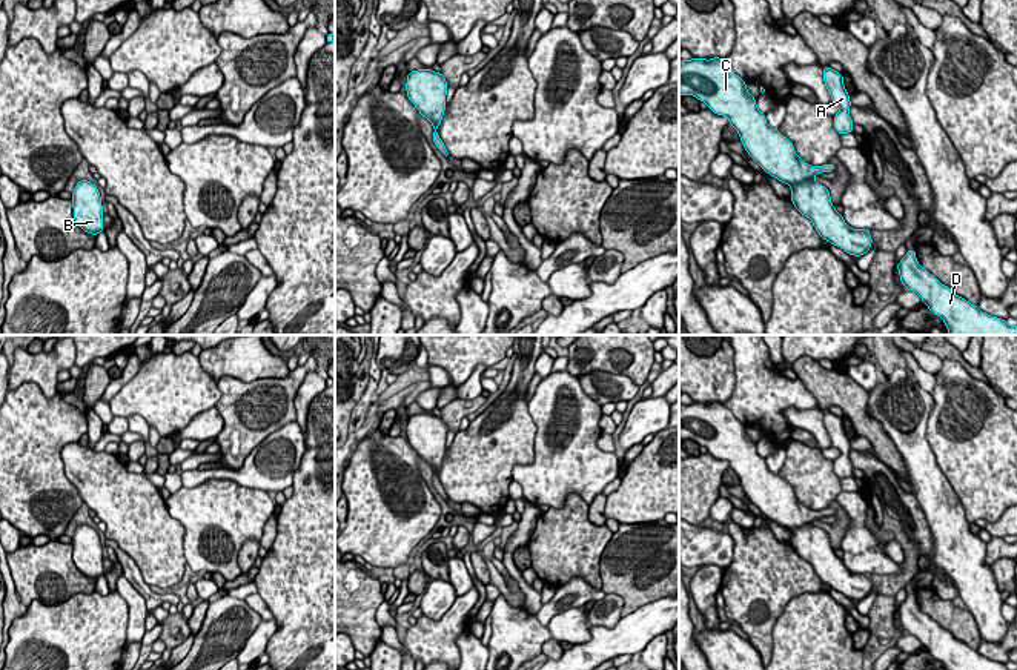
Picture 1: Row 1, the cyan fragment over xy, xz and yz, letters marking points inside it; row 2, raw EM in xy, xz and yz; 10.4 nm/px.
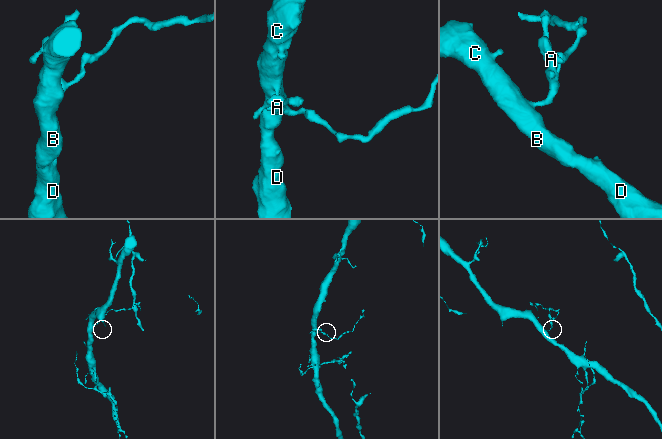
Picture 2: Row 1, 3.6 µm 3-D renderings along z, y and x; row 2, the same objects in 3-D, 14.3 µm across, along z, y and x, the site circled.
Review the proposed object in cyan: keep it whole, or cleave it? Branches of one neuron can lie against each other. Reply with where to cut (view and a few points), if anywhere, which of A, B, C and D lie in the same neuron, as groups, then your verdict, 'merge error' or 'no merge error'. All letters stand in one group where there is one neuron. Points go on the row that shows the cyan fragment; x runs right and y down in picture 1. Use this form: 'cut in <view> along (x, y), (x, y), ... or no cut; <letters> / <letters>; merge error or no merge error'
no cut; A B C D; no merge error

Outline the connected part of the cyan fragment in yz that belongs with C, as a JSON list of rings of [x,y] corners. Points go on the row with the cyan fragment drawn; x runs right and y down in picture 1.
[[[721,58],[679,61],[679,95],[693,95],[717,115],[725,115],[739,132],[748,155],[771,177],[791,187],[794,207],[811,220],[819,235],[850,255],[862,257],[873,238],[865,229],[851,229],[831,203],[828,189],[814,177],[833,172],[834,164],[811,166],[794,151],[779,129],[773,129],[747,83]]]

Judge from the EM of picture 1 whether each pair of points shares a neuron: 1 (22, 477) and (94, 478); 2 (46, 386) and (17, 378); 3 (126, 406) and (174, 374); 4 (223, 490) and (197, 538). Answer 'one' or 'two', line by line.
1: two
2: one
3: one
4: one

